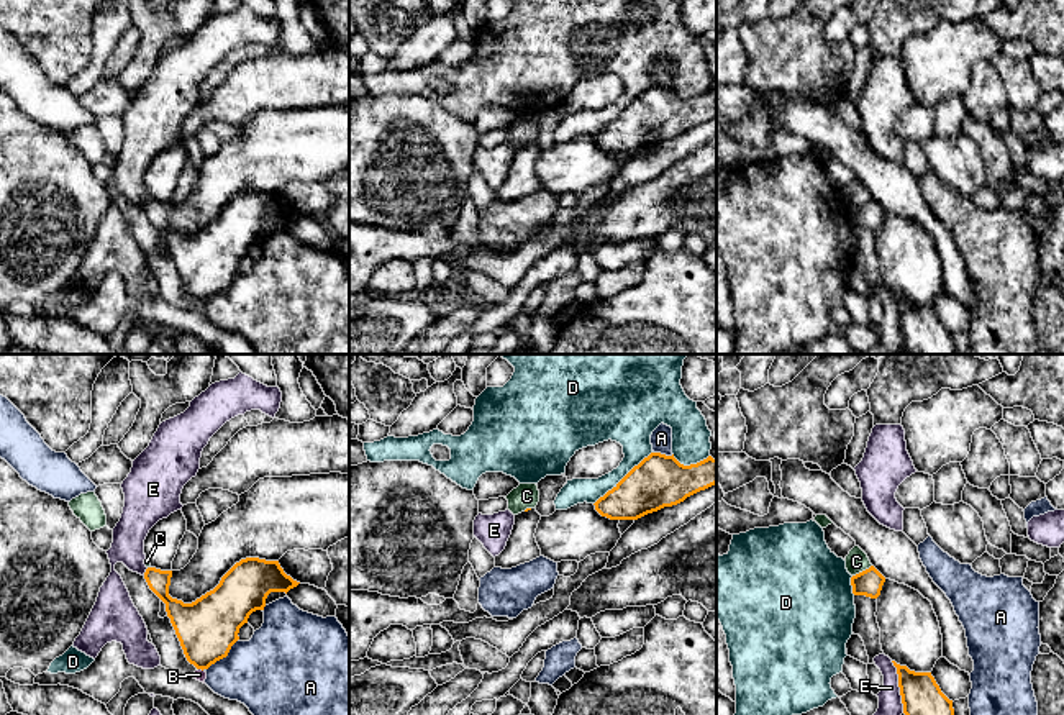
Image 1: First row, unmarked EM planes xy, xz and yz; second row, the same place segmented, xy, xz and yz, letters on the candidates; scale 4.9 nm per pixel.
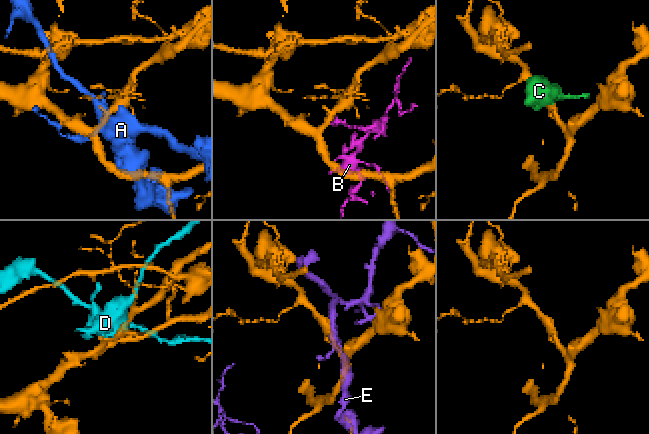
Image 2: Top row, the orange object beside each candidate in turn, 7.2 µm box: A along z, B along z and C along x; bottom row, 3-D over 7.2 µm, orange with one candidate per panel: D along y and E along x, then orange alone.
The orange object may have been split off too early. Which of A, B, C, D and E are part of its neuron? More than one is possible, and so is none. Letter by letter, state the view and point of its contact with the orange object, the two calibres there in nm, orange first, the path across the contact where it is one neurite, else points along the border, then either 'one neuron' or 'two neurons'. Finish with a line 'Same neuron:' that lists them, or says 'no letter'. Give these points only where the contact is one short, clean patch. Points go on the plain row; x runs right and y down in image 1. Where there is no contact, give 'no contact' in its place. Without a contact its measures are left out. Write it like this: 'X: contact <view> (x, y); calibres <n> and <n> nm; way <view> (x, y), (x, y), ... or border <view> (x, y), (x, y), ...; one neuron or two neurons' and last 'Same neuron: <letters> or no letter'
A: contact xy (225, 289); calibres 300 and 400 nm; two neurons
B: contact xy (200, 300); calibres 300 and 50 nm; border xy (199, 300), (202, 304); two neurons
C: contact yz (863, 204); calibres 130 and 110 nm; border yz (871, 197), (853, 209); two neurons
D: contact xz (625, 109); calibres 260 and 200 nm; two neurons
E: contact yz (899, 318); calibres 220 and 120 nm; two neurons
Same neuron: no letter

